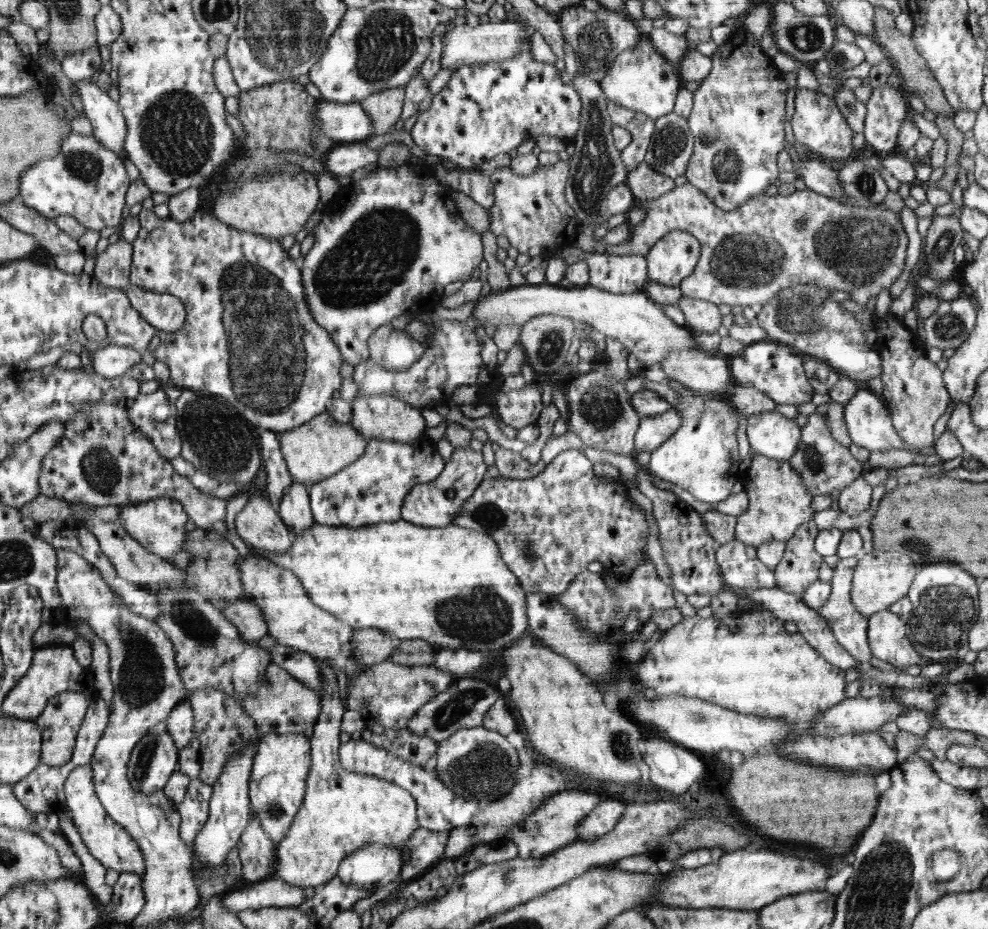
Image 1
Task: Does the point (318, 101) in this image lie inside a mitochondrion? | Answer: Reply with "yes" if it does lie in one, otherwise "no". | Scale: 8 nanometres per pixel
no

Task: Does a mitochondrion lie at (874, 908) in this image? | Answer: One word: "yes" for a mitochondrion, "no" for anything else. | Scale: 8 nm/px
yes

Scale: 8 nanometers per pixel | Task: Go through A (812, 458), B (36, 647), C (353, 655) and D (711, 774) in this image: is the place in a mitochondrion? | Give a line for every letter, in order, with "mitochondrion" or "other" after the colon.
A: mitochondrion
B: other
C: other
D: other

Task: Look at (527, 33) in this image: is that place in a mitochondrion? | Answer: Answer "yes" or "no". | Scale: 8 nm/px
no

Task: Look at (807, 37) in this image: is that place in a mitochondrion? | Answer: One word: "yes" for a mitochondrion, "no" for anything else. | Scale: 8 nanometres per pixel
yes

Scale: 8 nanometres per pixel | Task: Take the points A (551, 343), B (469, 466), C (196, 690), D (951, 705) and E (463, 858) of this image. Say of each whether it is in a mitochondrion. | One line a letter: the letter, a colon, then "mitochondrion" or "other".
A: mitochondrion
B: other
C: other
D: other
E: other

